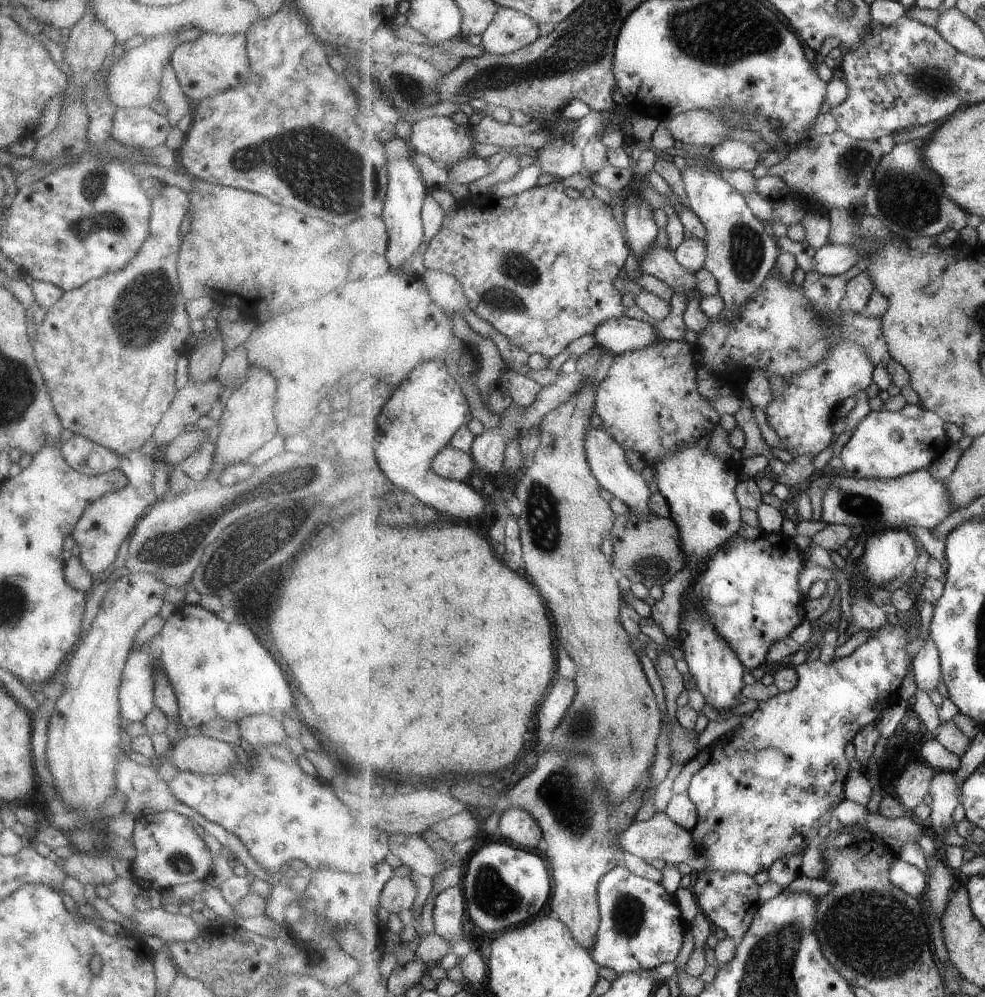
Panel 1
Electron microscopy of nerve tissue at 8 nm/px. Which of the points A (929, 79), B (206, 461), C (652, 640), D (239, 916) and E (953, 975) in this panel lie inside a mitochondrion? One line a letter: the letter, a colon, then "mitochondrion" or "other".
A: mitochondrion
B: other
C: other
D: other
E: other

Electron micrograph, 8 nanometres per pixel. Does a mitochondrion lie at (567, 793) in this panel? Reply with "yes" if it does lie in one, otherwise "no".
yes

